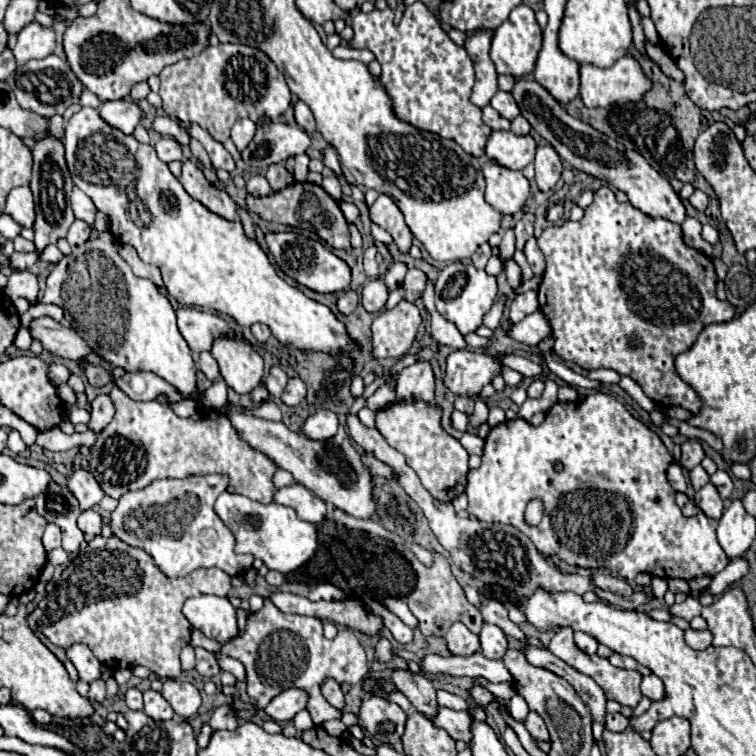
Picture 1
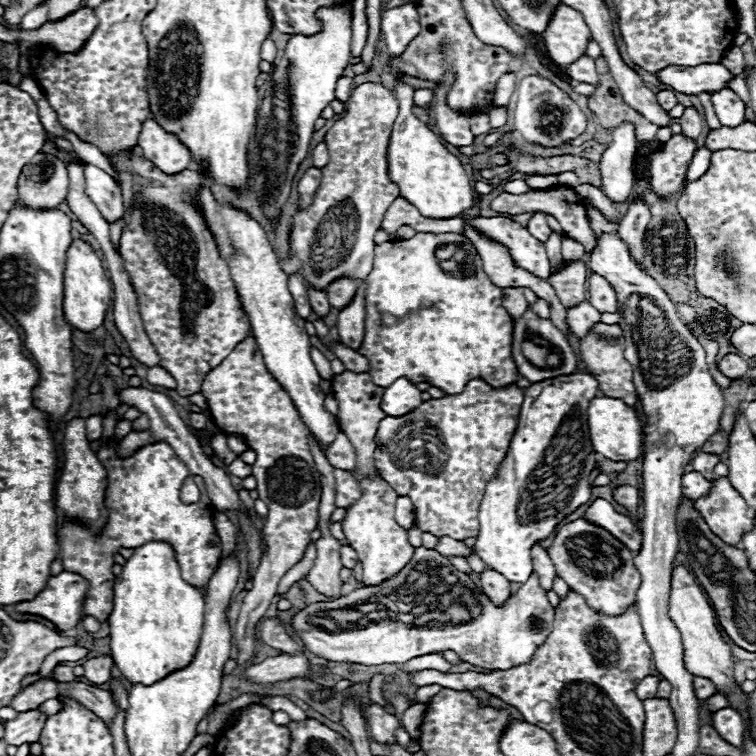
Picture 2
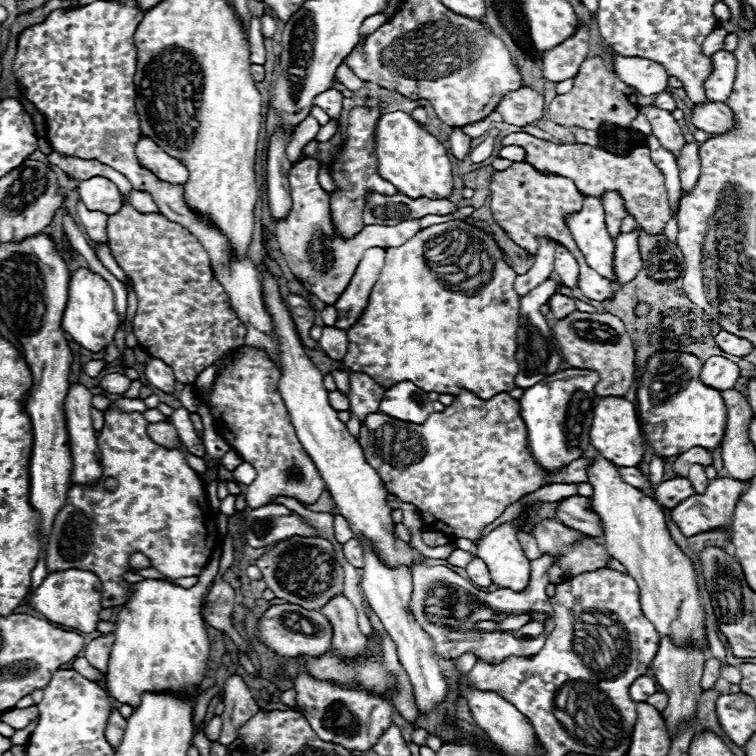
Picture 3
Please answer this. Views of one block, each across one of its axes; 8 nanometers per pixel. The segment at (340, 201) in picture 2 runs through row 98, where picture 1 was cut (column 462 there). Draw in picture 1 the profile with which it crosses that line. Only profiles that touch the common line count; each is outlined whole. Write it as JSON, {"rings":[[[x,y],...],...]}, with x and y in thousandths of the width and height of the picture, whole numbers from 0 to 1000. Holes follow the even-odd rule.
{"rings":[[[601,463],[590,474],[590,495],[587,495],[587,508],[603,521],[603,524],[635,524],[635,516],[651,505],[653,497],[664,495],[664,481],[653,474],[653,468],[635,468],[624,463]]]}

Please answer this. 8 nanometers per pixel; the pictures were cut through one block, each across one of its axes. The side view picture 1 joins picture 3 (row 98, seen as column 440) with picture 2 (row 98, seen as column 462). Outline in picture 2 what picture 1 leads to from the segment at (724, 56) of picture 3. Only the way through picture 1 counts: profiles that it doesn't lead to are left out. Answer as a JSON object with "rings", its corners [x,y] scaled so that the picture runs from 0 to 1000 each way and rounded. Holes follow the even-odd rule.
{"rings":[[[952,119],[942,127],[942,138],[944,138],[944,146],[947,146],[947,153],[952,156],[952,161],[958,167],[979,167],[984,161],[984,148],[987,148],[987,140],[984,135],[979,132],[979,127],[968,119]]]}

